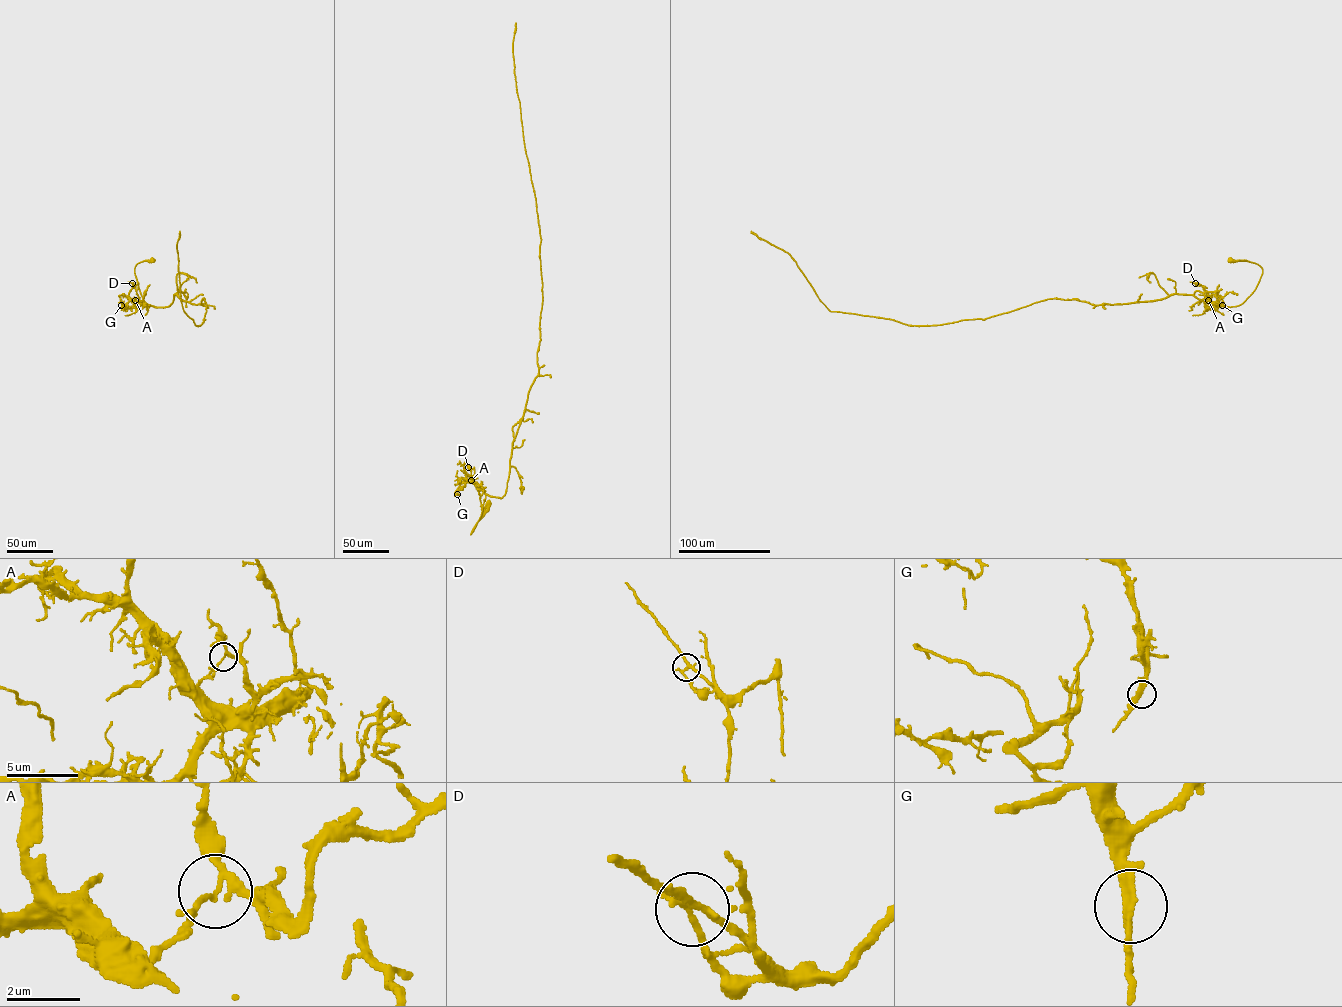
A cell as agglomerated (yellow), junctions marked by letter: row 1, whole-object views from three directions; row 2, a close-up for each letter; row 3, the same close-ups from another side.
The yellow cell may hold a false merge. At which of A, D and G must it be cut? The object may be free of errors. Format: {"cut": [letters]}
{"cut": ["A"]}

